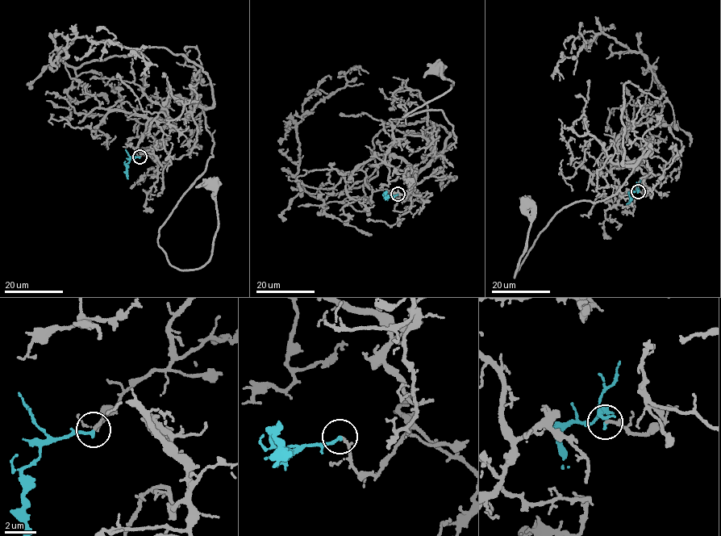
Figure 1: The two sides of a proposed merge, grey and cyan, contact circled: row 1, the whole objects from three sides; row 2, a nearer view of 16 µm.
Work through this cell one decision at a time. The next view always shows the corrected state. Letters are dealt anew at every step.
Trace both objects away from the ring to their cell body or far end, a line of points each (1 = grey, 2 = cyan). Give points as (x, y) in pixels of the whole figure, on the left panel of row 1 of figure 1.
1: (139, 157), (165, 125), (170, 98), (202, 109), (213, 156), (158, 233), (180, 270), (210, 256), (212, 183)
2: (139, 157), (131, 158), (126, 165), (128, 178)

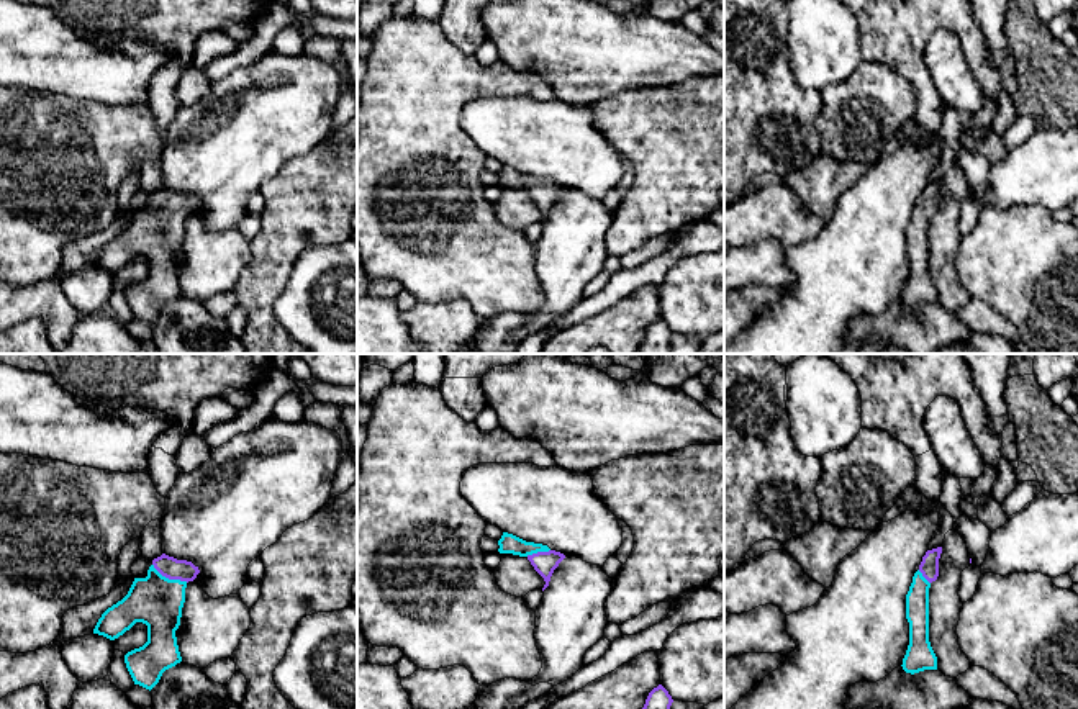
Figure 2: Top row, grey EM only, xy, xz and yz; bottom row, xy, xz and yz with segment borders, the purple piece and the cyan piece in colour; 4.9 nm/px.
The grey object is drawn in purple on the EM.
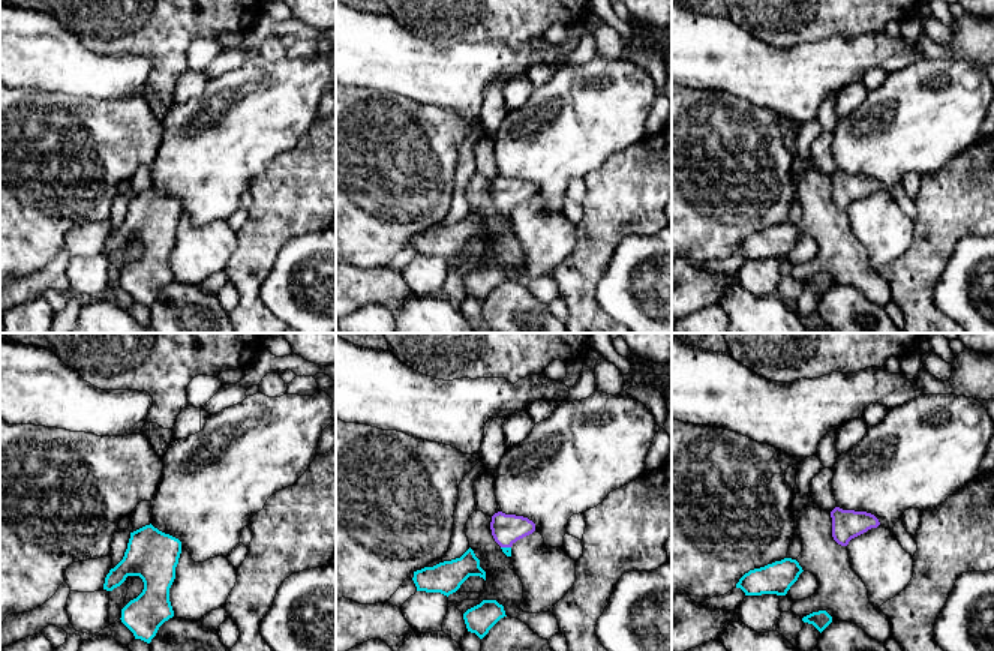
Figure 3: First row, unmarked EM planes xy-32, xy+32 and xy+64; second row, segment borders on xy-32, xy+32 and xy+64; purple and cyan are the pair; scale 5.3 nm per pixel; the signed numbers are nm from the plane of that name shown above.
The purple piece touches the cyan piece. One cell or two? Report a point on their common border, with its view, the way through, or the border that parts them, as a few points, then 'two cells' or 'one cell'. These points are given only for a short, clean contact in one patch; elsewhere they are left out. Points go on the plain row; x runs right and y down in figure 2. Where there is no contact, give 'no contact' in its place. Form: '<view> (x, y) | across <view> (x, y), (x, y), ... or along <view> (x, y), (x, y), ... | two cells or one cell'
xy (169, 212) | across xy (169, 200), (169, 212), (156, 234) | one cell

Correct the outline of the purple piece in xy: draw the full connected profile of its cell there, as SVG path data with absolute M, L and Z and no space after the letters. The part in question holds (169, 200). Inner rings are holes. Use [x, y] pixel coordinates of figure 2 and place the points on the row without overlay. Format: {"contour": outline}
{"contour": "M162 187L152 193L147 210L134 211L128 228L98 252L93 267L110 273L136 255L147 259L147 275L125 288L134 318L151 324L165 303L182 295L175 264L180 259L187 216L198 206L192 195Z"}

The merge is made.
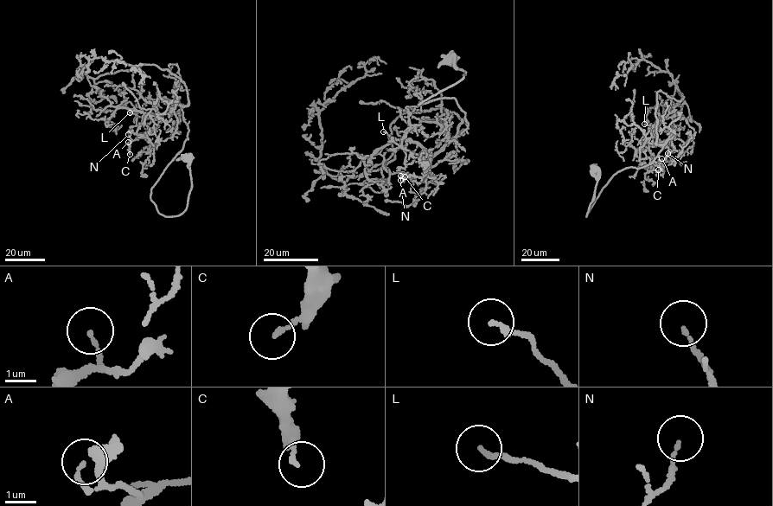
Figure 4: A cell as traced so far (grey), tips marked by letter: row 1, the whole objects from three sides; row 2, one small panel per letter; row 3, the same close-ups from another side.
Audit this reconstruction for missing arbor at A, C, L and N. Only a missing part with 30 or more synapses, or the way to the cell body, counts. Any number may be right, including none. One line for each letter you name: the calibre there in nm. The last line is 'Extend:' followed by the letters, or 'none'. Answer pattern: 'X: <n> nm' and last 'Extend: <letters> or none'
L: 160 nm
Extend: L

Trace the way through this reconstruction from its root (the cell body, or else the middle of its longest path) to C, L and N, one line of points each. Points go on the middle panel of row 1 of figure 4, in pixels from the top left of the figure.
C: (451, 60), (464, 78), (418, 104), (452, 97), (468, 127), (432, 160), (429, 153), (420, 183), (405, 176)
L: (451, 60), (464, 78), (418, 104), (452, 97), (465, 114), (467, 128), (431, 160), (416, 143), (383, 131)
N: (451, 60), (464, 78), (418, 104), (452, 97), (468, 127), (432, 160), (429, 153), (420, 183), (400, 180)

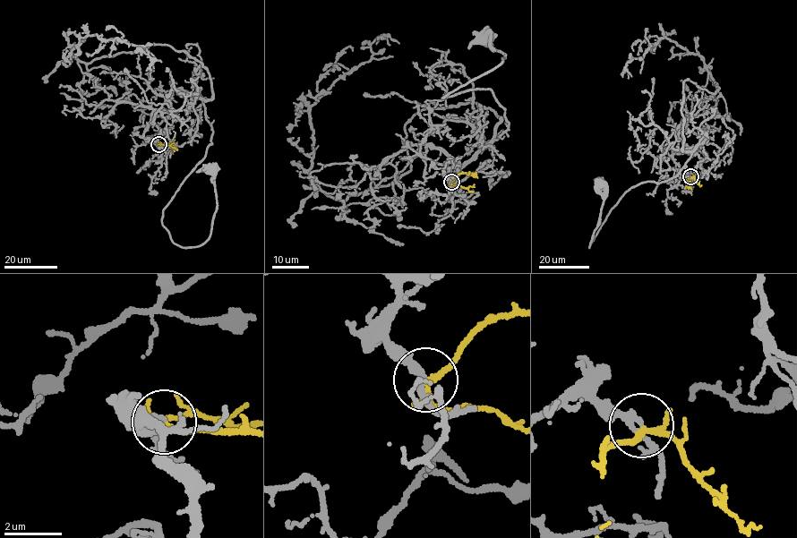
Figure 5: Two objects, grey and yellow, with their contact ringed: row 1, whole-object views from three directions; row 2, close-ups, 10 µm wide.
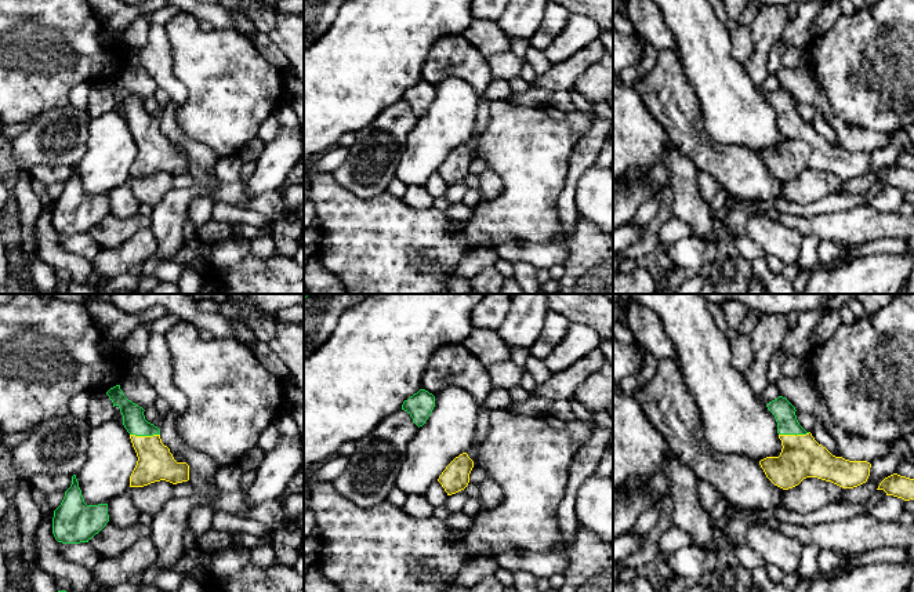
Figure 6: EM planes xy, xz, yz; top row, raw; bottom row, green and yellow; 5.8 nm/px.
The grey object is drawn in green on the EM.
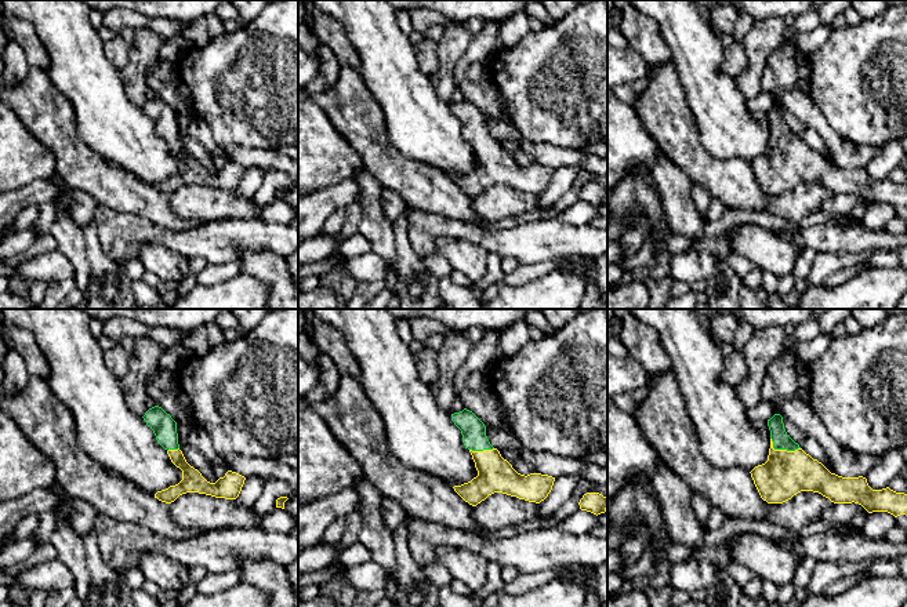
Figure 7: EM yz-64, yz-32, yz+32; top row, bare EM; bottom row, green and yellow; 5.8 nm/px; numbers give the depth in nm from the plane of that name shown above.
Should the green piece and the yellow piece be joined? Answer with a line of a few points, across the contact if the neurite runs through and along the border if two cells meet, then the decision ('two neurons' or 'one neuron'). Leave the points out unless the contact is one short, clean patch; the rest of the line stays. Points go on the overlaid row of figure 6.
line yz (784, 413), (787, 427), (794, 433), (801, 457); one neuron

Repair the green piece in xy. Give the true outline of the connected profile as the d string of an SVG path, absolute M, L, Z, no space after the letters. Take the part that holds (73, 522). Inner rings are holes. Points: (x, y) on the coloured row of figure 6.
M76 475L65 491L61 505L54 511L52 534L58 542L88 542L109 522L108 504L87 505Z

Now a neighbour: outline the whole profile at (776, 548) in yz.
M754 524L747 530L746 546L758 552L766 564L779 567L784 574L797 571L804 548L798 540L764 524Z

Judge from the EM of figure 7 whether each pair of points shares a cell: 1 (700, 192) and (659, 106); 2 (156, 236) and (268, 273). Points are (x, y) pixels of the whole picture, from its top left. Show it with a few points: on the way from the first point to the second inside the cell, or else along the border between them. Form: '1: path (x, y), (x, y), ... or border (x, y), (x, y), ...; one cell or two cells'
1: border (693, 182), (703, 186), (713, 196); two cells
2: border (268, 249), (243, 250), (236, 260); two cells

